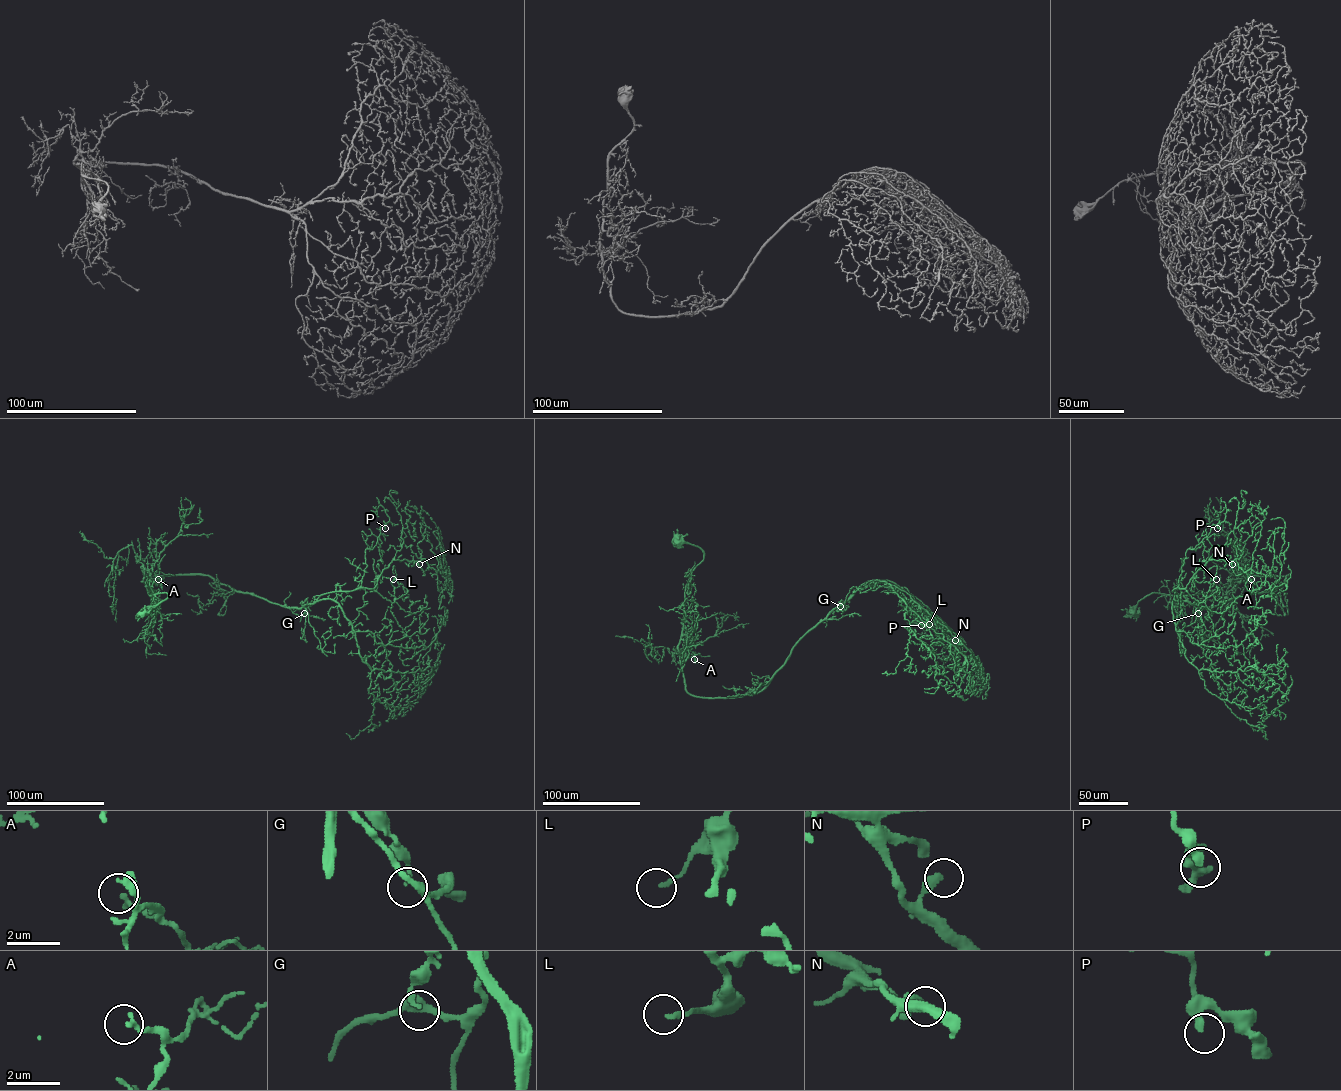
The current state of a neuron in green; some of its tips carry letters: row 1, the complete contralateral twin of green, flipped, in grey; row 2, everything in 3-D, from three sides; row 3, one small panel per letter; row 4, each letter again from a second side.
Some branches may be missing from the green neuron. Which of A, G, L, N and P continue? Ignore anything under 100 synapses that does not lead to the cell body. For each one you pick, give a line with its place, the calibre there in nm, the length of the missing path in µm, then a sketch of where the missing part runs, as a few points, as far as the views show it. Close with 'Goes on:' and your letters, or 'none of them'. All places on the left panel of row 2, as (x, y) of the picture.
Goes on: none of them

